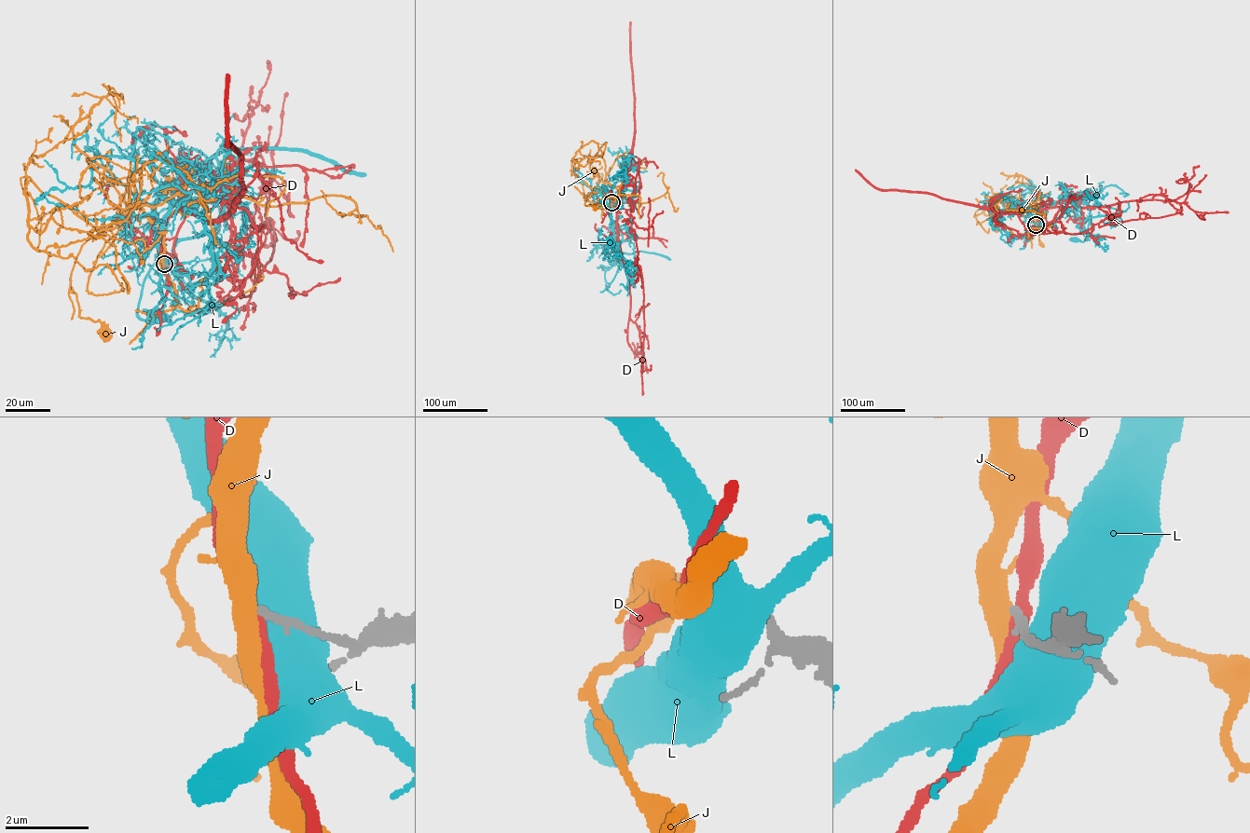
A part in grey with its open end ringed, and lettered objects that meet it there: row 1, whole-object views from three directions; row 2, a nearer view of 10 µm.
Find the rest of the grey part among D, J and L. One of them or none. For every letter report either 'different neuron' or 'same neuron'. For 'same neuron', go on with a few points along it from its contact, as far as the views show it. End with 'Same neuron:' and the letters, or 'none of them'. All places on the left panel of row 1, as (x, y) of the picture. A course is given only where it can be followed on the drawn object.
D: different neuron
J: different neuron
L: different neuron
Same neuron: none of them

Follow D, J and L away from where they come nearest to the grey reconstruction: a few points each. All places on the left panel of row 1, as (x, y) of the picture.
D: (164, 264), (162, 226), (180, 204), (212, 202), (224, 190), (223, 219), (261, 271), (276, 239), (269, 229)
J: (163, 264), (163, 229), (122, 196), (119, 212), (81, 246), (71, 275), (79, 316), (100, 321), (105, 334)
L: (166, 266), (157, 246), (169, 203), (162, 192), (168, 186), (175, 193), (137, 315), (148, 322), (159, 317)

